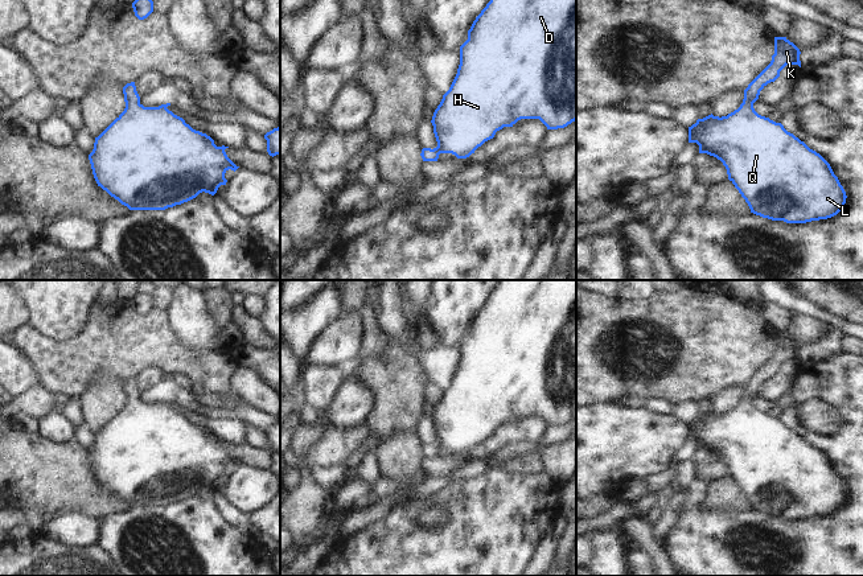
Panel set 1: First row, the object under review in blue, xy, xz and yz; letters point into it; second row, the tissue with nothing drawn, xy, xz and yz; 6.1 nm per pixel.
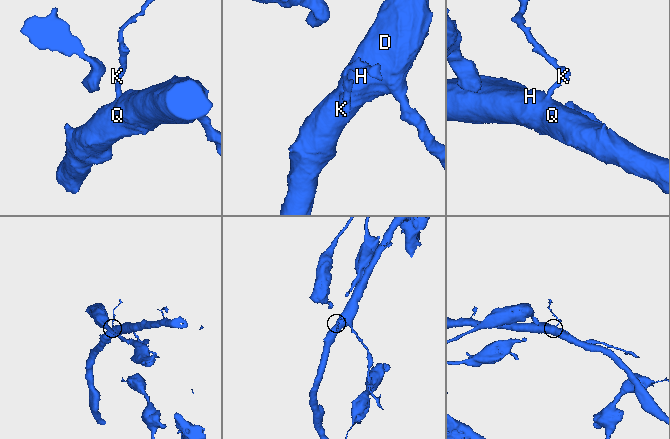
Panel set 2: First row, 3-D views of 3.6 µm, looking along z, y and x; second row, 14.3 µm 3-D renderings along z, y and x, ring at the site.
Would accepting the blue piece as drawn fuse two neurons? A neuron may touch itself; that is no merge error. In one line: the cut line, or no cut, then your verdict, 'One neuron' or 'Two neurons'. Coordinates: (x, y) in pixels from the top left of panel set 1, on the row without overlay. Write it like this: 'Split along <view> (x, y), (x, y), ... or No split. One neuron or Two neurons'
No split. One neuron

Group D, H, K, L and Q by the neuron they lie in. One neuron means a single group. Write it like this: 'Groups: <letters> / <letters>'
Groups: D H K L Q

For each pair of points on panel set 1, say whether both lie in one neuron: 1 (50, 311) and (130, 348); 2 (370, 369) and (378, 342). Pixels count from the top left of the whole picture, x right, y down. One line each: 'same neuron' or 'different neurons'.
1: different neurons
2: different neurons

